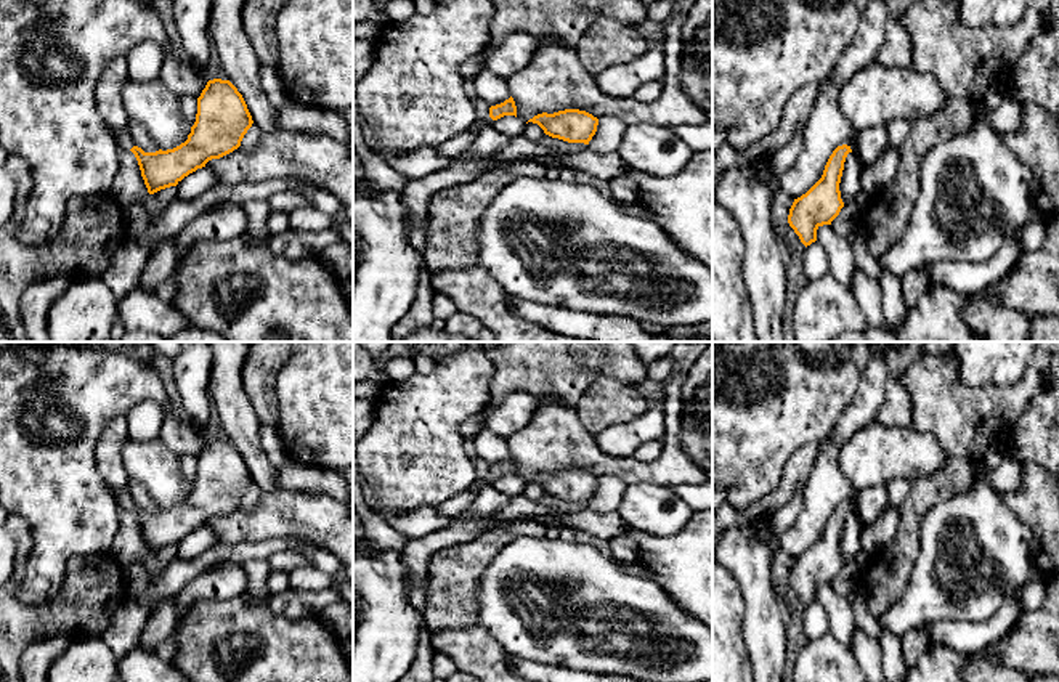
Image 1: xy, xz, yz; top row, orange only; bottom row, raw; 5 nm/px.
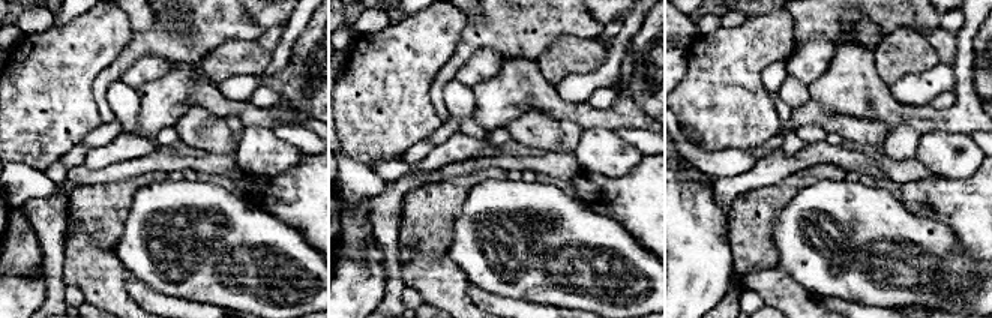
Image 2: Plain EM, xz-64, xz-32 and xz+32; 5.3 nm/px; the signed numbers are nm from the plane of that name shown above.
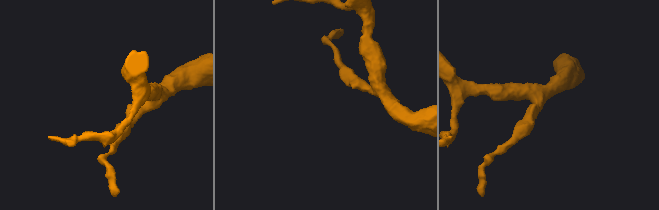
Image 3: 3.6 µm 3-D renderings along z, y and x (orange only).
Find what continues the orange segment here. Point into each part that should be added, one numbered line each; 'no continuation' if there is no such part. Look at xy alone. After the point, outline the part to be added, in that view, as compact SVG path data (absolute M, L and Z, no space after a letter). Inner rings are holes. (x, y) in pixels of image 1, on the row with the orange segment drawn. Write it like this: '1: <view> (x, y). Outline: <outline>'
1: xy (122, 140). Outline: M127 128L122 132L111 132L111 136L116 141L117 148L122 148L125 151L130 151L133 148L133 141L132 141Z

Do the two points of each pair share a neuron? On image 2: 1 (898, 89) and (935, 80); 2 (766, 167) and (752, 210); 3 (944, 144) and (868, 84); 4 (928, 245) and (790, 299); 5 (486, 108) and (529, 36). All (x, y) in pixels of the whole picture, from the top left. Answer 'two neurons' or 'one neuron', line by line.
1: one neuron
2: two neurons
3: two neurons
4: two neurons
5: two neurons

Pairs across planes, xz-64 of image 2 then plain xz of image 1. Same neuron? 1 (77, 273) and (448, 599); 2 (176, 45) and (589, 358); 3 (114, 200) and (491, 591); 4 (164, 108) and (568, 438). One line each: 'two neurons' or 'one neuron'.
1: two neurons
2: two neurons
3: two neurons
4: one neuron

